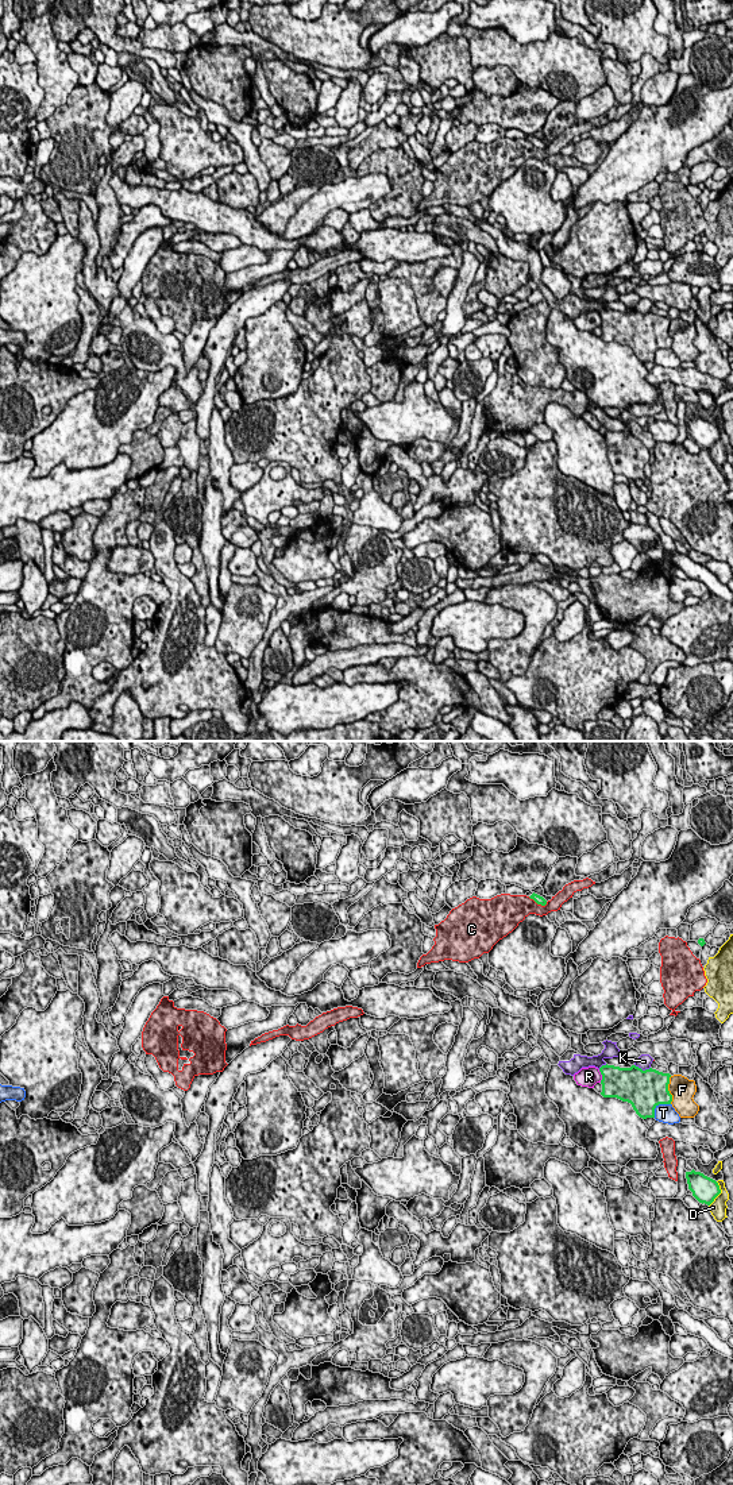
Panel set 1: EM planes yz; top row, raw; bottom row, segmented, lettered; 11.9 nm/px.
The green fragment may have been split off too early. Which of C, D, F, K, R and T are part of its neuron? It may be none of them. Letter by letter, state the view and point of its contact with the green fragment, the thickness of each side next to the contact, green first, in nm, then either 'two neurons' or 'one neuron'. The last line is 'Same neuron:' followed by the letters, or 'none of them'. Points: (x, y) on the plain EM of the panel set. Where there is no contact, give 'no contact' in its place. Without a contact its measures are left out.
C: meets green in yz at (537, 147); 100 nm thick on the green side, 300 nm on the other; two neurons
D: meets green in yz at (720, 436); 320 nm thick on the green side, 190 nm on the other; two neurons
F: meets green in yz at (667, 334); 460 nm thick on the green side, 280 nm on the other; two neurons
K: meets green in yz at (641, 313); 480 nm thick on the green side, 170 nm on the other; two neurons
R: meets green in yz at (602, 320); 380 nm thick on the green side, 220 nm on the other; two neurons
T: meets green in yz at (658, 348); 480 nm thick on the green side, 220 nm on the other; two neurons
Same neuron: none of them

